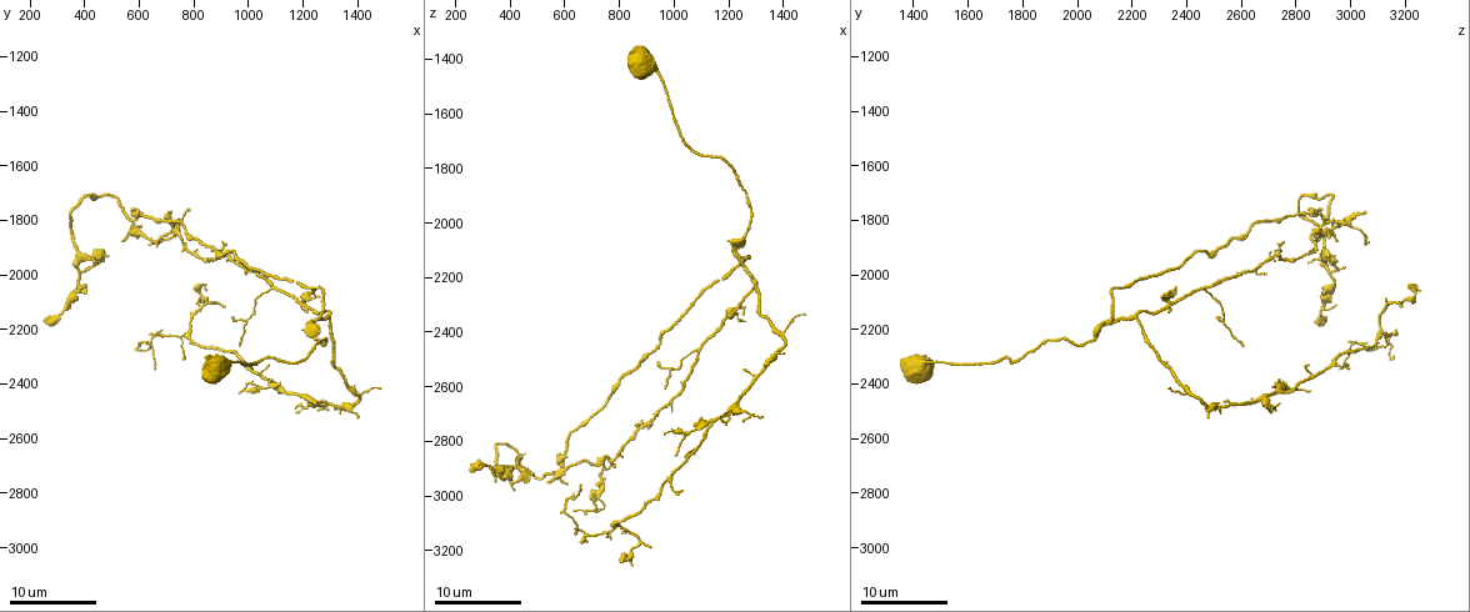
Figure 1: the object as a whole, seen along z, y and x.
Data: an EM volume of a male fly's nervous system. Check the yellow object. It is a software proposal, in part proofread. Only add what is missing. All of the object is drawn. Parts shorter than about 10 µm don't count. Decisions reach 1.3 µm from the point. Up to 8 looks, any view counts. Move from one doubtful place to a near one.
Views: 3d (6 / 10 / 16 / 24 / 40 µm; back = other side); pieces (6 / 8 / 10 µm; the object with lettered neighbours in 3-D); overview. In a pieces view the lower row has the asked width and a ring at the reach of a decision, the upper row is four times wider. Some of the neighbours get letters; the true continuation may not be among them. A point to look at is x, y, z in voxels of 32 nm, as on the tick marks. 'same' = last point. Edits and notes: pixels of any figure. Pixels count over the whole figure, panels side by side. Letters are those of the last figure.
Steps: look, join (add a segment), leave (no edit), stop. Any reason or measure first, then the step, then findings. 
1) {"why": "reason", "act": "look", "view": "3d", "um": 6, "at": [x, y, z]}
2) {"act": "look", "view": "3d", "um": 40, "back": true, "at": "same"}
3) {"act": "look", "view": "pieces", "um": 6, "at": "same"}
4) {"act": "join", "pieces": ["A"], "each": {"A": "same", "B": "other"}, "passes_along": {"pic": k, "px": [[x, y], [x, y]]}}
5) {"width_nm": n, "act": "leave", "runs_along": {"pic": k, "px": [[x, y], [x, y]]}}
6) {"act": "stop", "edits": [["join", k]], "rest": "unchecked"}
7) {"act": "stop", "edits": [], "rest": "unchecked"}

{"why": "branch stops here", "act": "look", "view": "3d", "um": 10, "at": [1190, 2480, 2730]}

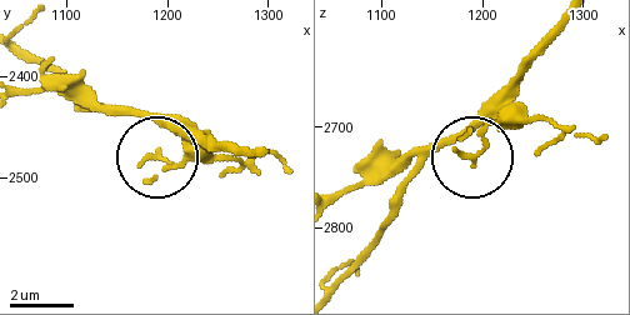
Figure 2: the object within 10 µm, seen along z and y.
{"act": "look", "view": "pieces", "um": 10, "at": [1180, 2480, 2728]}

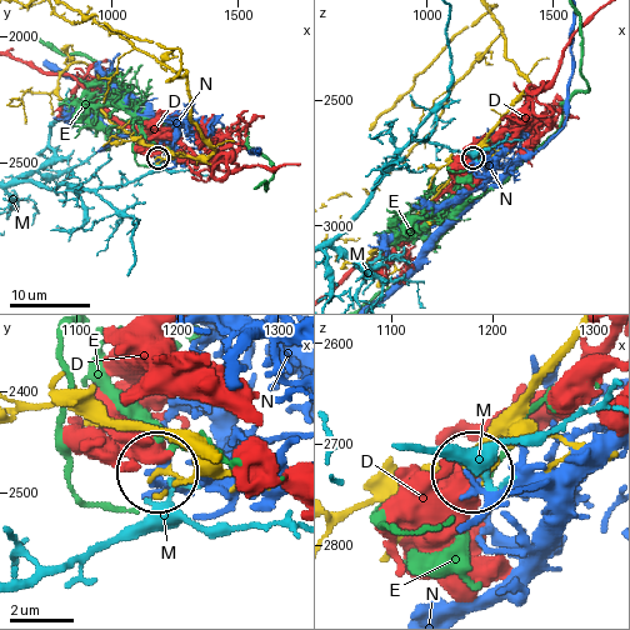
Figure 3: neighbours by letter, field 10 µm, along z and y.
{"width_nm": 160, "act": "leave", "each": {"D": "other", "E": "other", "M": "other", "N": "other"}, "found": "none of them fits"}

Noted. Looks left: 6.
{"why": "branch stops here", "act": "look", "view": "pieces", "um": 6, "at": [540, 1880, 2950]}

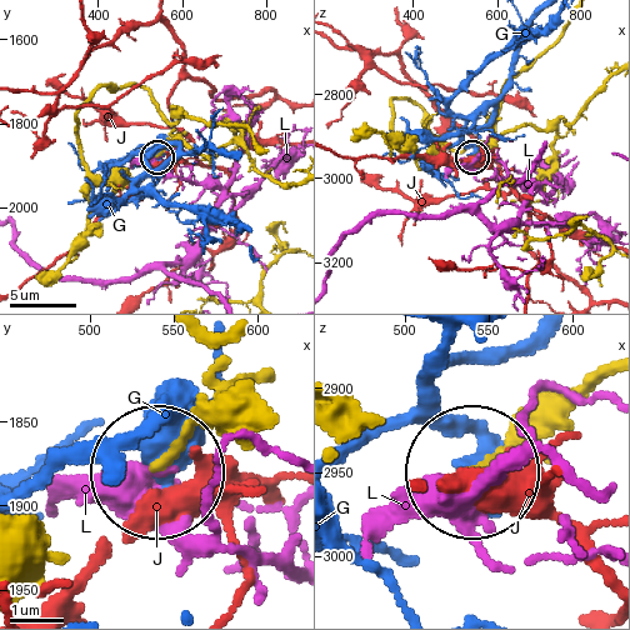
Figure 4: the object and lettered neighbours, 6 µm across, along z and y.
{"act": "leave", "each": {"G": "other", "J": "other", "L": "other"}, "runs_along": {"pic": 4, "px": [[228, 425], [165, 461]]}, "found": "none of them fits"}

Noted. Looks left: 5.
{"act": "look", "view": "pieces", "um": 10, "at": [260, 2160, 2910]}

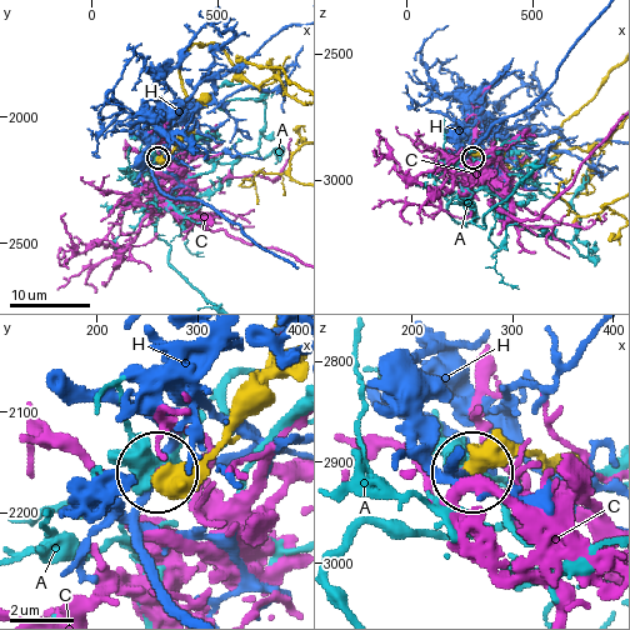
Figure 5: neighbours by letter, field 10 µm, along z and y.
{"act": "leave", "each": {"A": "other", "C": "other", "H": "other"}, "found": "none of them fits"}

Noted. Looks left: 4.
{"why": "an open end", "act": "look", "view": "pieces", "um": 10, "at": [820, 2100, 3120]}

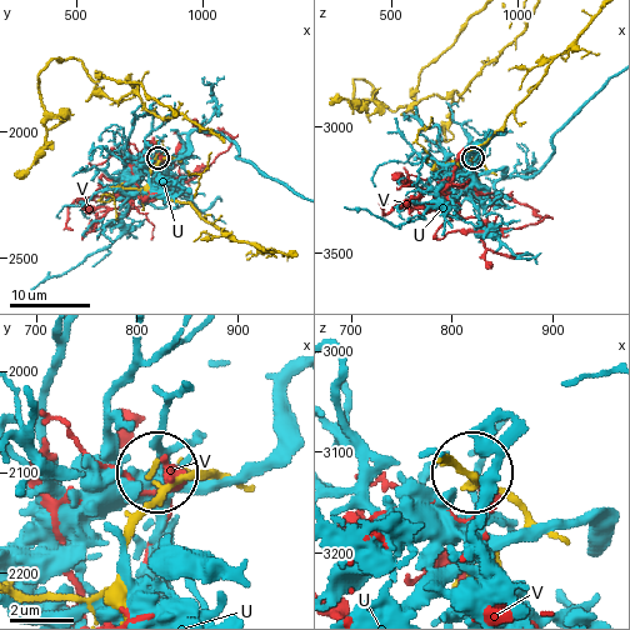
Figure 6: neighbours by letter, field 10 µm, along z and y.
{"width_nm": 100, "act": "leave", "each": {"U": "other", "V": "other"}, "runs_along": {"pic": 6, "px": [[129, 609], [126, 529], [156, 488], [154, 475]]}, "found": "no lettered segment goes on from it"}

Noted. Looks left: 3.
{"act": "stop", "edits": [], "rest": "unchecked"}

